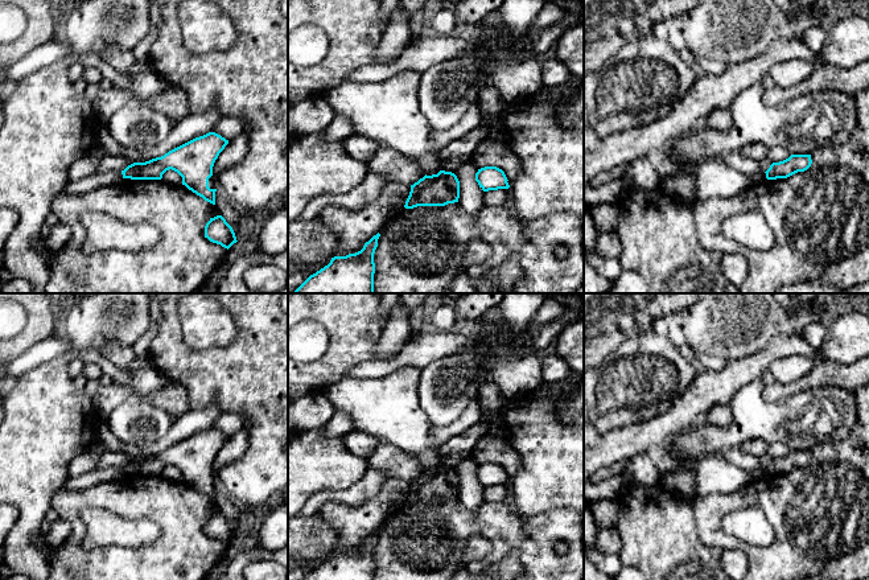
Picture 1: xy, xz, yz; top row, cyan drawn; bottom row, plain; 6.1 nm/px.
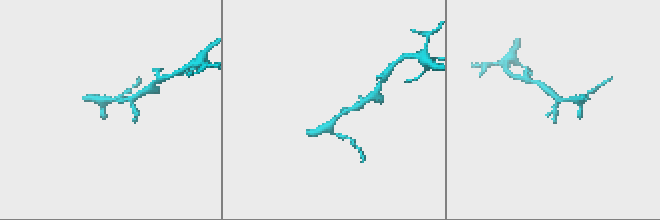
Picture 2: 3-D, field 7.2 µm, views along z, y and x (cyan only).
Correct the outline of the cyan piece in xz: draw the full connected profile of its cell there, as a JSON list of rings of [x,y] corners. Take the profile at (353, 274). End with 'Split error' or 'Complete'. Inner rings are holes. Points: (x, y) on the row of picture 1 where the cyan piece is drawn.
[[[378,233],[355,254],[331,258],[328,266],[310,275],[293,293],[374,293],[374,254],[379,236]]]. Complete

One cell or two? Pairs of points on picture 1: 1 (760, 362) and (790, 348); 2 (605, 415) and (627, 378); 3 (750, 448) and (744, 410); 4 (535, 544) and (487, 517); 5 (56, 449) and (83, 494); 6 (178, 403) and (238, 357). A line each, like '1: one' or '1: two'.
1: one
2: one
3: two
4: one
5: two
6: two

